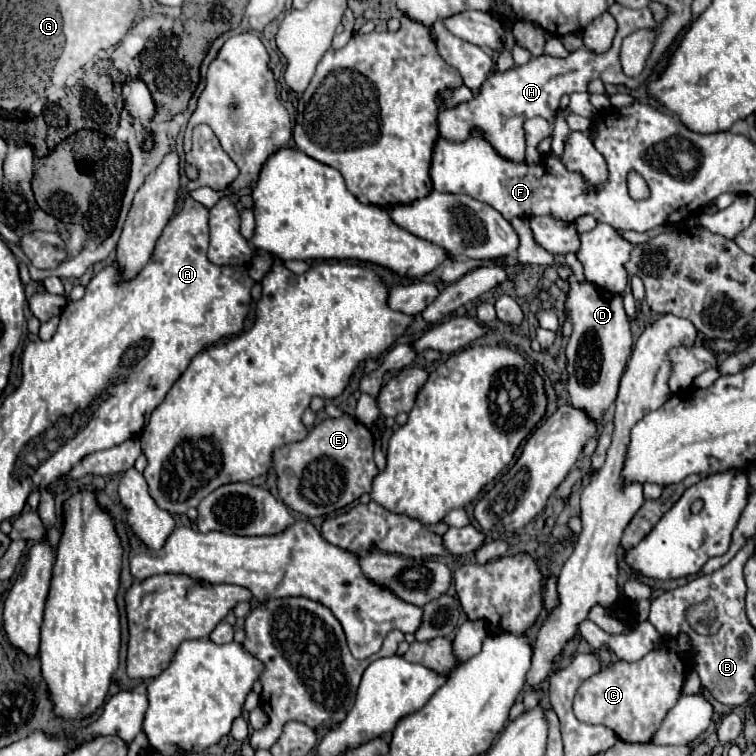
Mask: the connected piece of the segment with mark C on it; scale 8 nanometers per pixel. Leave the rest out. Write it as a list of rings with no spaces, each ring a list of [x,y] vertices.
[[[685,632],[677,638],[663,638],[657,650],[651,650],[639,662],[615,662],[599,674],[587,678],[575,696],[575,716],[587,724],[611,728],[623,742],[651,742],[665,714],[677,704],[687,672],[693,670],[693,646]]]

